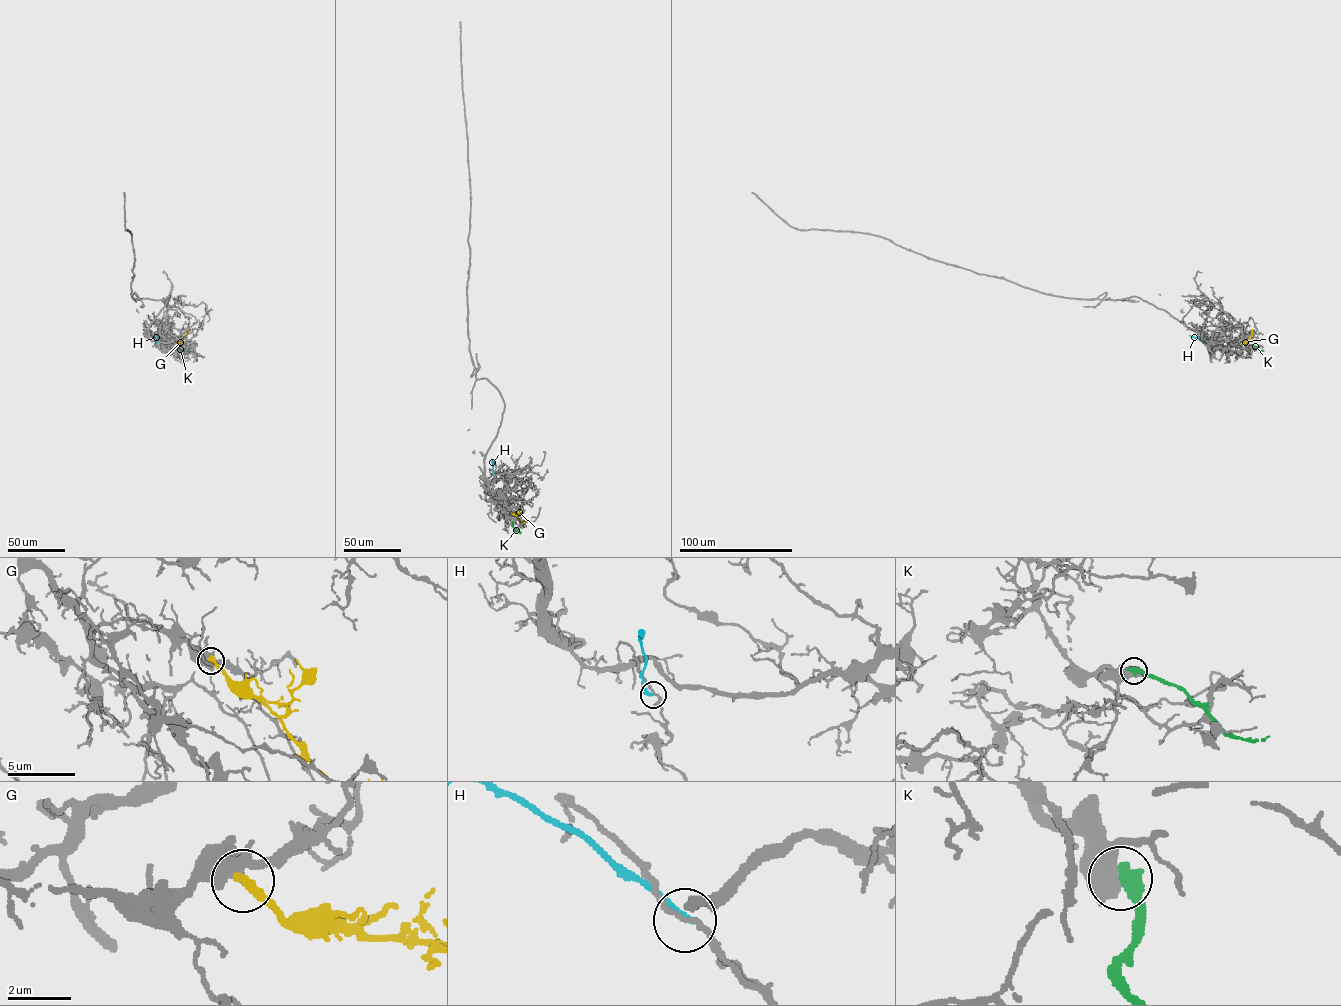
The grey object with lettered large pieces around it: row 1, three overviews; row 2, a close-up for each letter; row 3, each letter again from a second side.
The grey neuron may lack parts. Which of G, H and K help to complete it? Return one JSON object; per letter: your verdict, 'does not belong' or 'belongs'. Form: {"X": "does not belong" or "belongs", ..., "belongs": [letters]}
{"G": "does not belong", "H": "does not belong", "K": "does not belong", "belongs": []}

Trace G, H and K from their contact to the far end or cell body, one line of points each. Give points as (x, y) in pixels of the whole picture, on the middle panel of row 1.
G: (511, 511), (521, 522), (525, 521)
H: (494, 474), (492, 459)
K: (512, 522), (520, 534)

